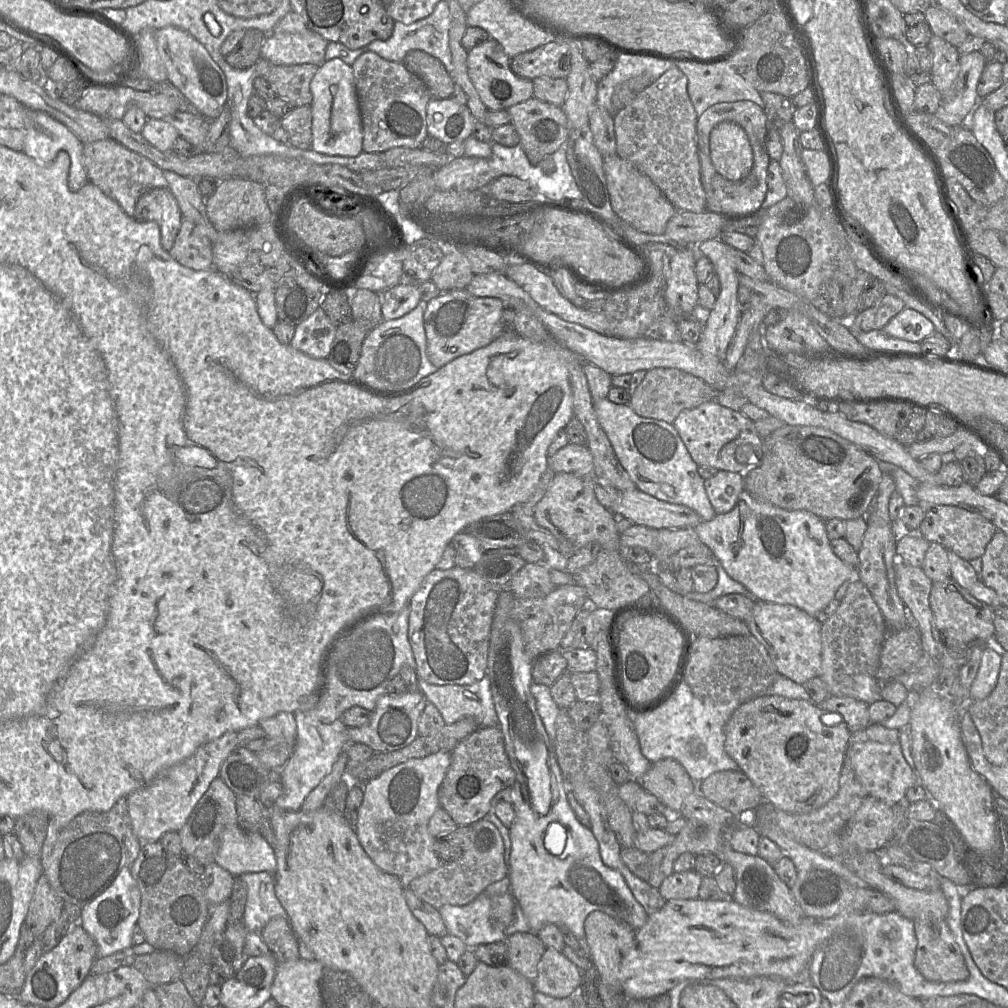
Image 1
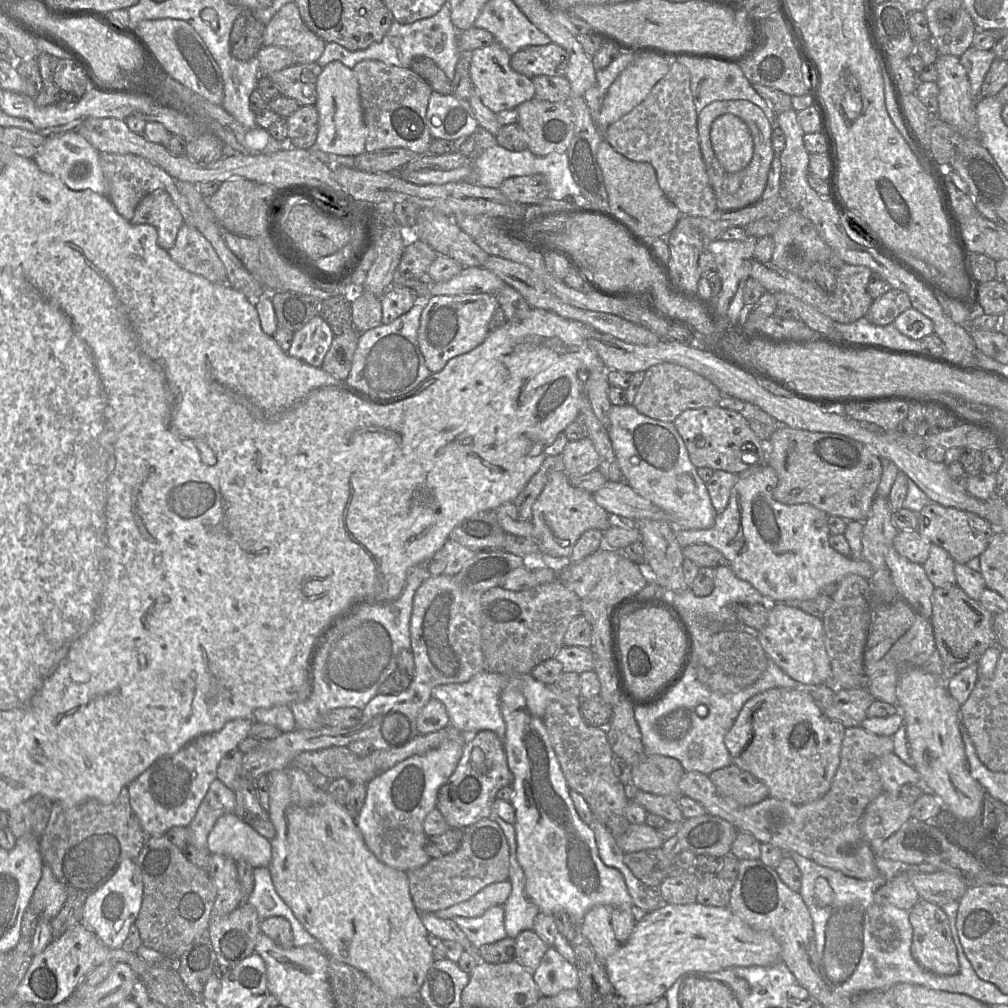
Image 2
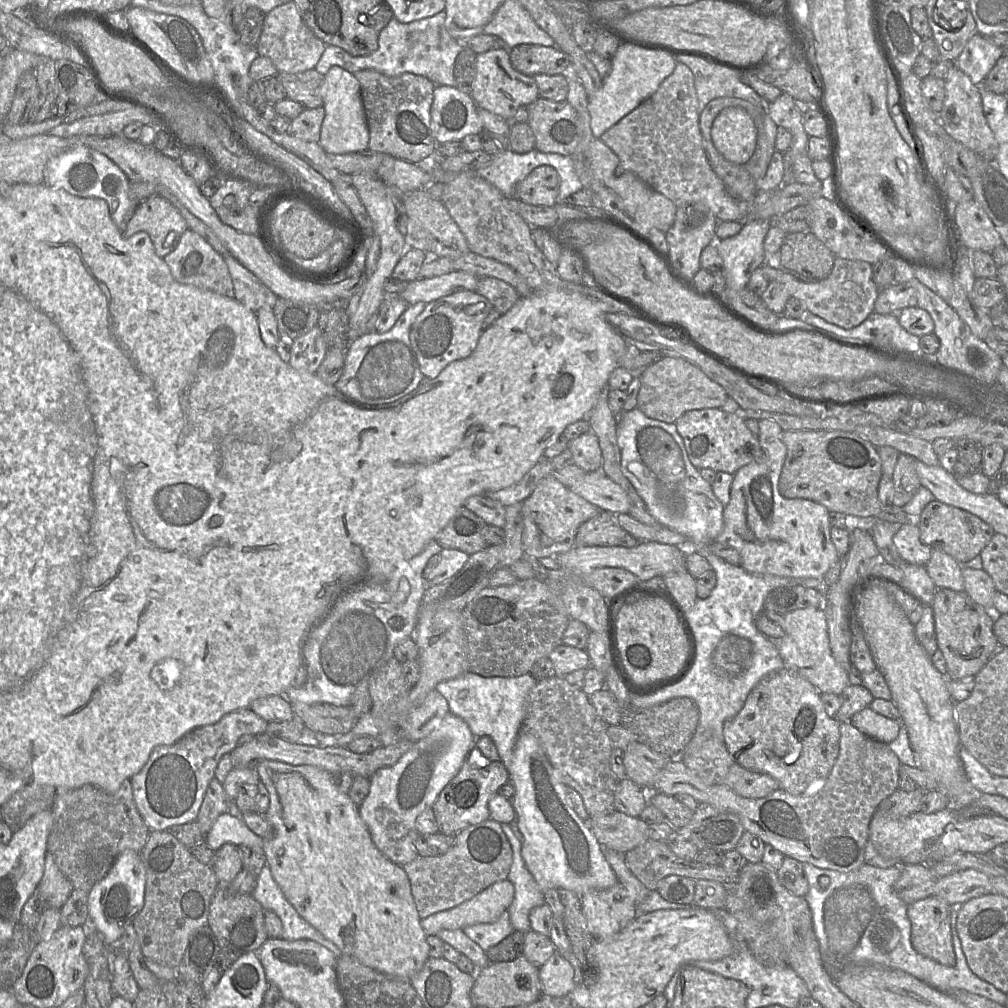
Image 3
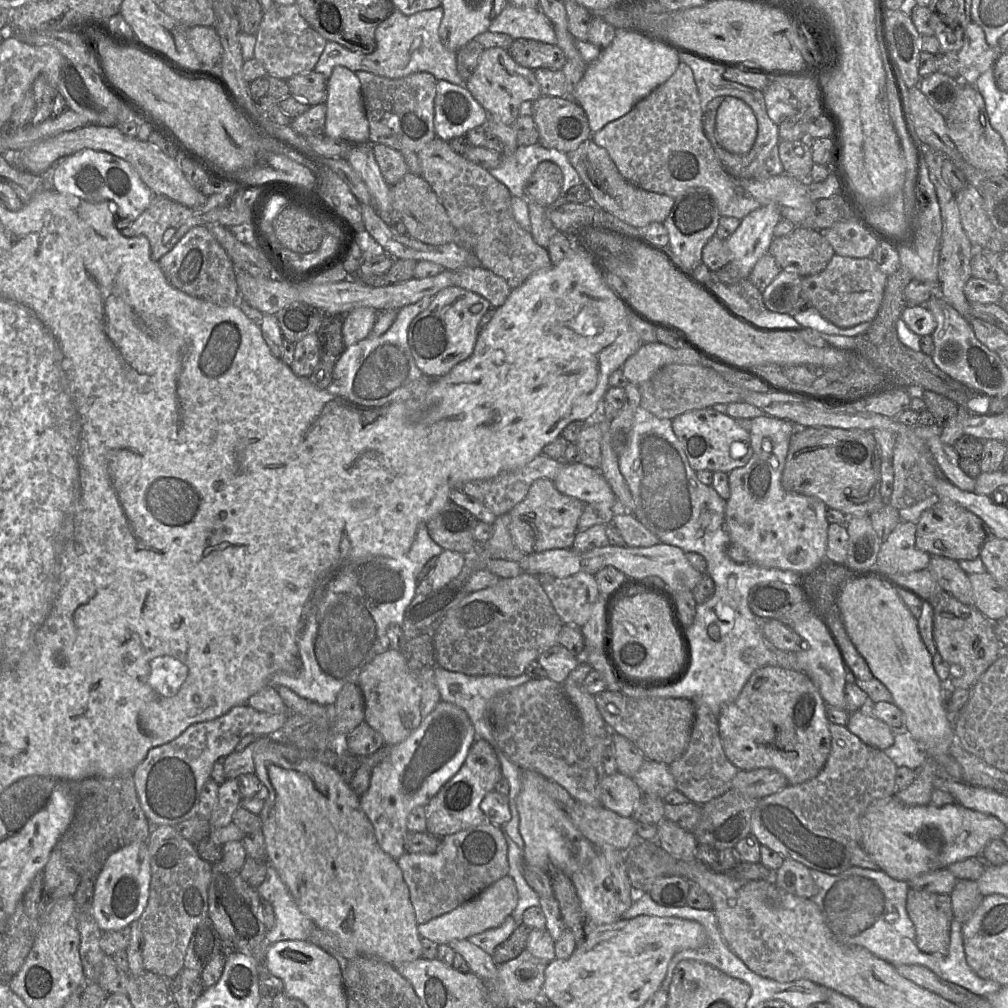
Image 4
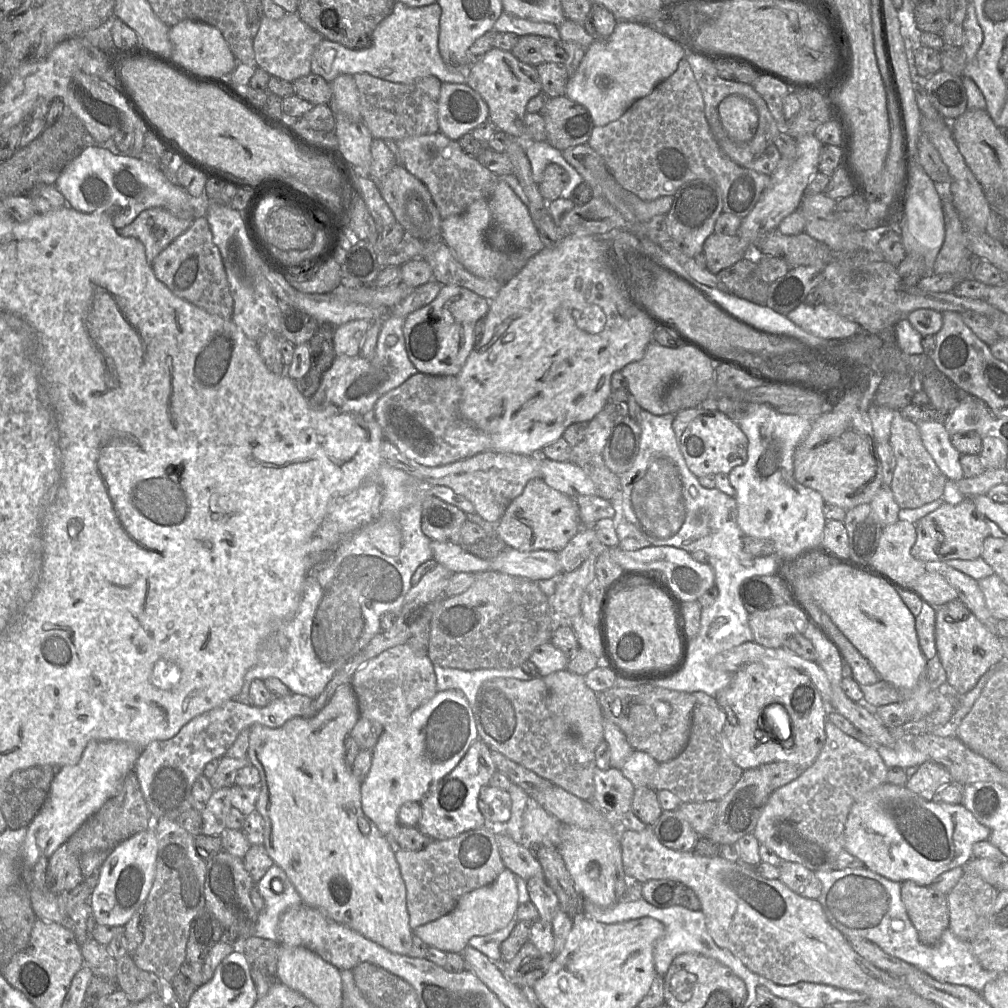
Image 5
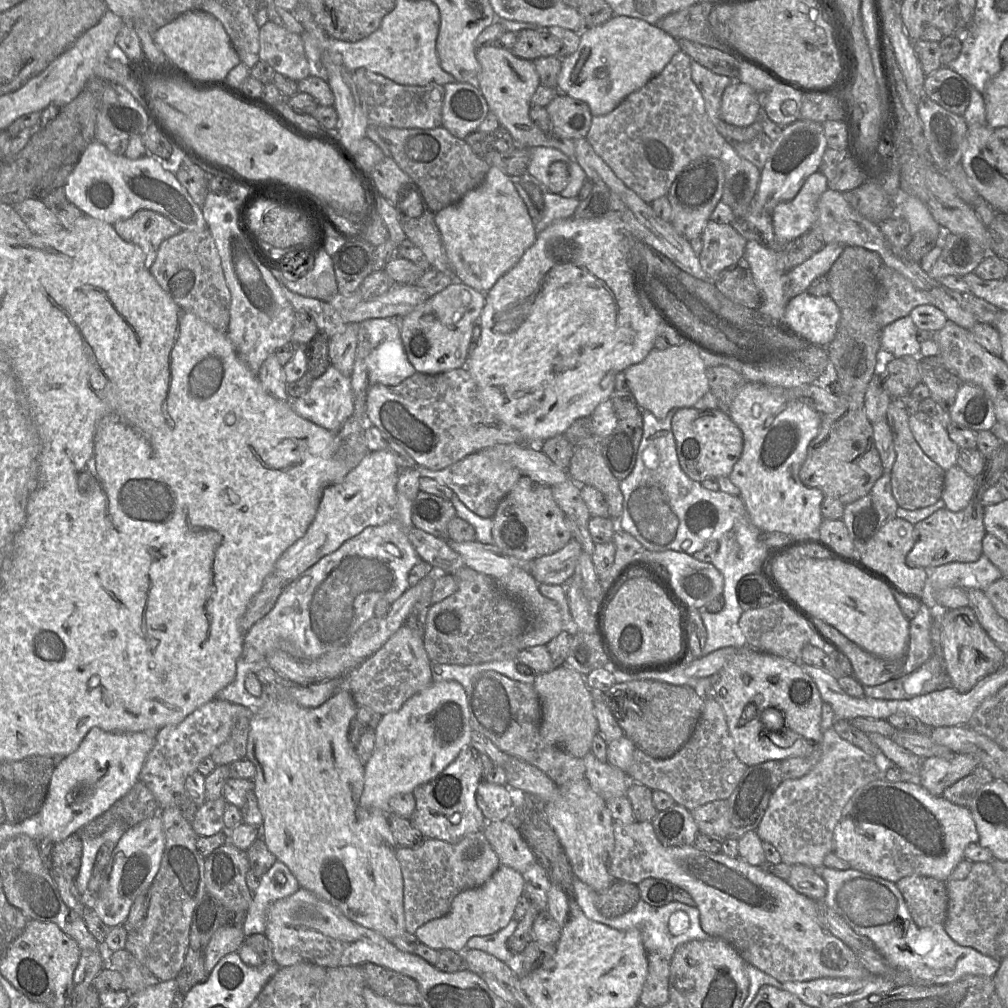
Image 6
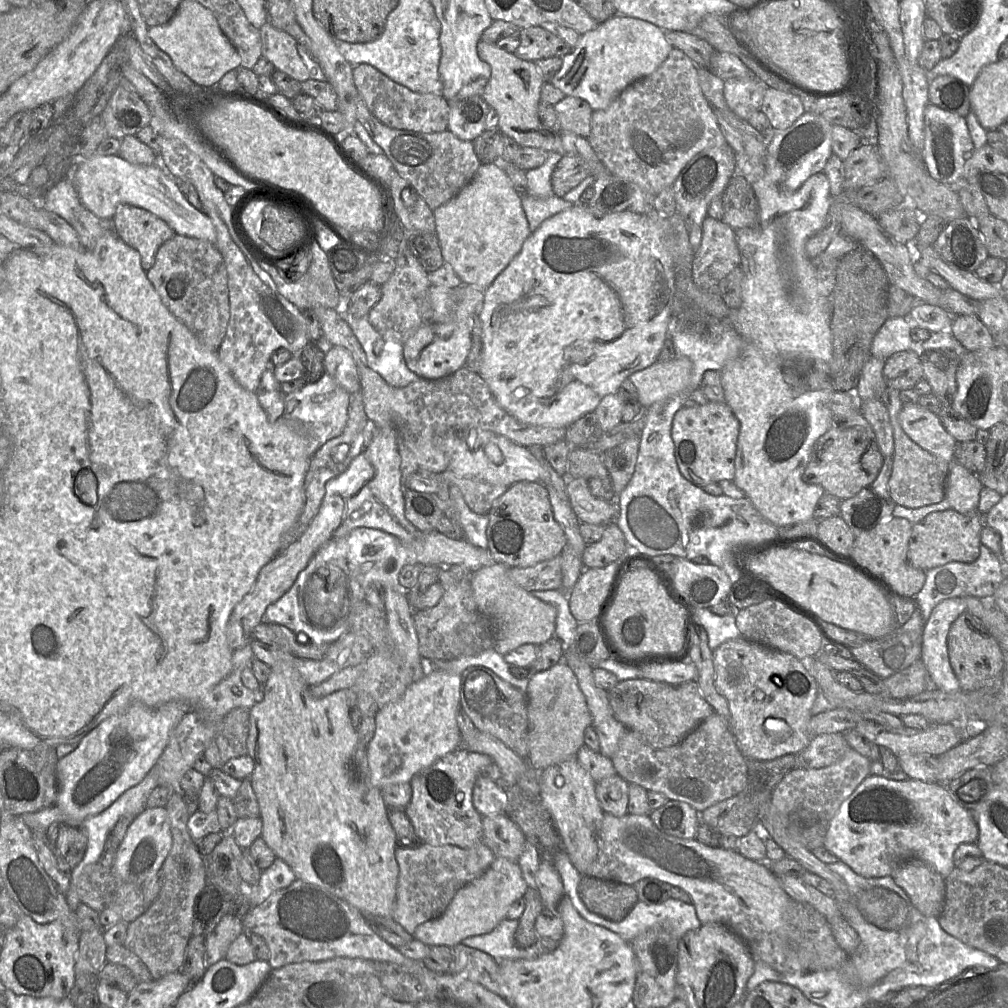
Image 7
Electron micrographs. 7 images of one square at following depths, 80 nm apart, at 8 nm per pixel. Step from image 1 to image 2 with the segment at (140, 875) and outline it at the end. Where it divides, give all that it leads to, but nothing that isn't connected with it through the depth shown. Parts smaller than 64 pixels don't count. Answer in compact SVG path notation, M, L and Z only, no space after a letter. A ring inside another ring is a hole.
M165 835L147 837L136 864L143 882L143 902L135 922L142 945L159 952L166 959L177 962L191 944L208 931L218 891L208 871L188 861L184 852L172 844Z

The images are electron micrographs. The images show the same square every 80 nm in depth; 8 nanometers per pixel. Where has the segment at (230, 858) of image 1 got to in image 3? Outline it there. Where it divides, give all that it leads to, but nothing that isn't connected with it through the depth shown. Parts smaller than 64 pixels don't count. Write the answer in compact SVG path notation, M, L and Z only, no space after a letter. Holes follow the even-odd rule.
M234 810L217 817L205 836L207 845L216 851L224 844L238 847L263 847L264 839L252 832Z

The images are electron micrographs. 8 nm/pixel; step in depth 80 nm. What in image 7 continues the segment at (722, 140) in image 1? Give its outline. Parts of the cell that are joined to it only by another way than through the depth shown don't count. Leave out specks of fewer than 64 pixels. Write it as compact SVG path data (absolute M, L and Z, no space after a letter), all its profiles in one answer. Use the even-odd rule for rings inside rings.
M729 78L724 81L724 97L728 107L741 119L747 120L756 110L761 108L765 91L768 87L758 78L752 80L742 80Z

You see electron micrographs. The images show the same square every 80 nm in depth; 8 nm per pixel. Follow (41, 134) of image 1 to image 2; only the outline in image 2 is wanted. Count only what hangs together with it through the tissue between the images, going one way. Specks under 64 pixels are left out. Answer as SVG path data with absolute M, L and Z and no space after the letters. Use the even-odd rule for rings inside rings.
M68 131L47 136L33 158L39 169L59 178L70 190L91 190L106 195L106 182L99 160L100 152L77 131Z

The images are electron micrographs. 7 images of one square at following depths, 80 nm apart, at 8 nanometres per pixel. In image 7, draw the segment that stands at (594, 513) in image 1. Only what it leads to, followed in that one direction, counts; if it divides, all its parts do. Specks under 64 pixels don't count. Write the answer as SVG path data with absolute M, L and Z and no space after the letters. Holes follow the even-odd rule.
M520 481L497 498L489 513L487 549L496 563L509 568L532 567L558 556L567 543L564 530L554 517L546 486Z

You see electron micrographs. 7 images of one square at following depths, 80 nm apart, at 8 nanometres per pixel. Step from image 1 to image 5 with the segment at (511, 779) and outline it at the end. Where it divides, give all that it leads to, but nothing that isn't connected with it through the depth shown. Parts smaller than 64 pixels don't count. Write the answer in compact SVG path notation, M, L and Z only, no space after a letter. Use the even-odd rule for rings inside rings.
M477 739L454 770L435 784L420 801L422 813L417 824L418 830L431 840L446 840L484 827L486 819L478 808L478 798L496 771L491 749Z

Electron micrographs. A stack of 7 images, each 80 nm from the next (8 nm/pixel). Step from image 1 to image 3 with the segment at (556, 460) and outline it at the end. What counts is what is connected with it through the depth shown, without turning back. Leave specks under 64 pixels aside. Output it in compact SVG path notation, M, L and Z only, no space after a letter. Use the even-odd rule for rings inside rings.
M591 430L568 441L567 448L572 454L574 465L585 472L601 469L601 449L597 436Z

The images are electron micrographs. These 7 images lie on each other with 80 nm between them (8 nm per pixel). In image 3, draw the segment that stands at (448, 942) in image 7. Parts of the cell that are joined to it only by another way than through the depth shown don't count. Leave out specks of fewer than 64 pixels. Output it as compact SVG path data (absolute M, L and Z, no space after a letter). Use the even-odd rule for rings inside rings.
M508 879L502 880L451 909L421 919L420 924L426 935L436 935L441 930L493 923L508 910L513 898L513 884Z

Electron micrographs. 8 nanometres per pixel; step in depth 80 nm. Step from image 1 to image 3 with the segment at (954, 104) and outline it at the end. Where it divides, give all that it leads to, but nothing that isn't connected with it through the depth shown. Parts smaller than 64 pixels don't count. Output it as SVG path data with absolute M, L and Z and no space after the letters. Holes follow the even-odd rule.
M977 33L966 44L955 61L955 66L977 86L984 83L988 73L1003 55L1002 47L991 44L983 35Z

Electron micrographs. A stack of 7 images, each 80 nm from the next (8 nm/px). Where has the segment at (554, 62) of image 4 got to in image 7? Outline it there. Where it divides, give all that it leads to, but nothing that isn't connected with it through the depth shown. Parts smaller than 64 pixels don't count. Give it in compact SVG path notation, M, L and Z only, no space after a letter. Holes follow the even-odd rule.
M542 26L521 28L520 44L514 54L523 60L536 61L552 56L563 57L572 51L560 37Z

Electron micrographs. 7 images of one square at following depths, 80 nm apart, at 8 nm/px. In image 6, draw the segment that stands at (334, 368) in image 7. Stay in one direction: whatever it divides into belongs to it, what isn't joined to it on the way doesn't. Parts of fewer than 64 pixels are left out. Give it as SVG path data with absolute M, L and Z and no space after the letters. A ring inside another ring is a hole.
M348 323L343 333L330 338L329 359L332 366L343 375L350 376L358 347L359 323Z

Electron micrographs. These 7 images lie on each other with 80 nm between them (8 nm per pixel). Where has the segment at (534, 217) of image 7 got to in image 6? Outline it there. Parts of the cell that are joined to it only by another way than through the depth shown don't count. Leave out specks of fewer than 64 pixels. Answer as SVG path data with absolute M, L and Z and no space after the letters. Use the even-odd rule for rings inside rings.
M517 183L517 187L520 190L517 193L527 207L536 234L539 234L554 221L573 217L580 202L577 197L564 198L560 194L543 189L543 209L538 211L521 183Z

